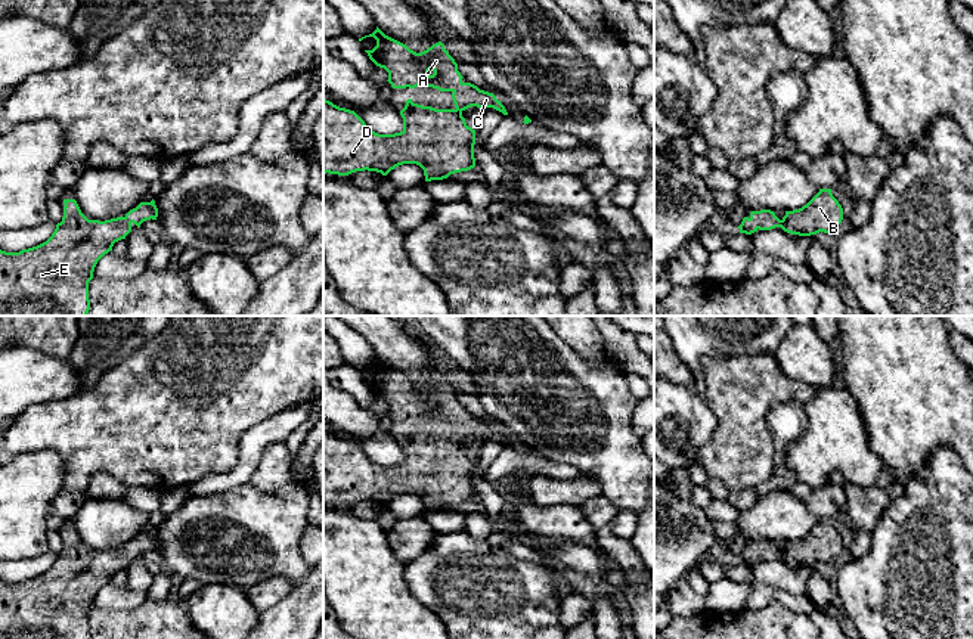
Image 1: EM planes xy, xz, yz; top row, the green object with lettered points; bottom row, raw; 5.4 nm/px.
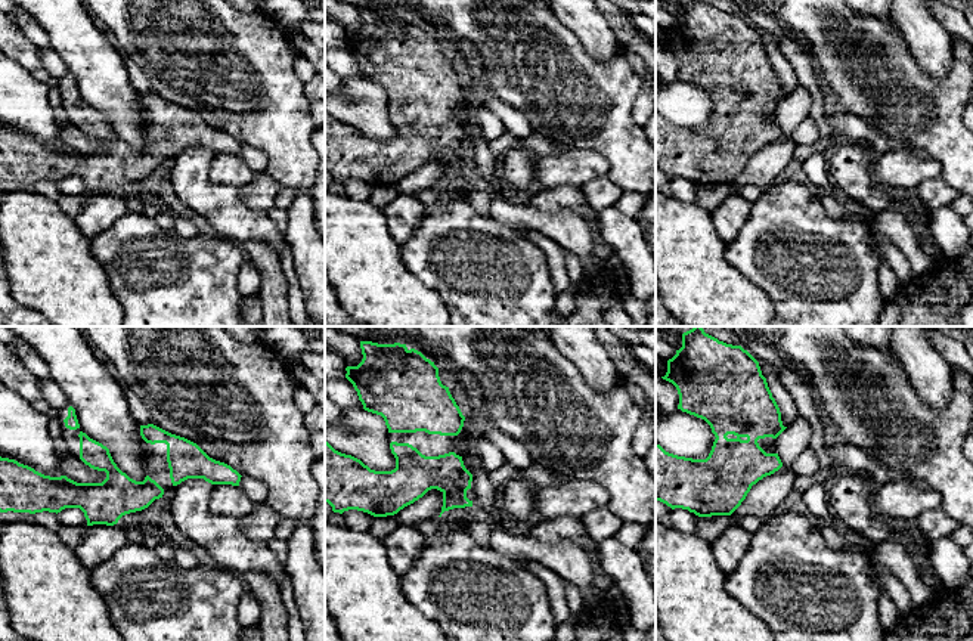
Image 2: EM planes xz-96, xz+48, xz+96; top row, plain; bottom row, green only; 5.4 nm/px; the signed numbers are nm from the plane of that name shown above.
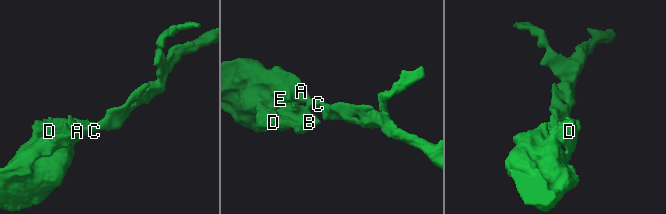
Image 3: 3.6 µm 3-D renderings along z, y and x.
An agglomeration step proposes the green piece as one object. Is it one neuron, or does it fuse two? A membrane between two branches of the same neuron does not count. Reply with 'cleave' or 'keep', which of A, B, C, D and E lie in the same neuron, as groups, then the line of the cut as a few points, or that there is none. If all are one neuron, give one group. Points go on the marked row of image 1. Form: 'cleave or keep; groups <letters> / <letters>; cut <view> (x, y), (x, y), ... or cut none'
keep; groups A B C D E; cut none

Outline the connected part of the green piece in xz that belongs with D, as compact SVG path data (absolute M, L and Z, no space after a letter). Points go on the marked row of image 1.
M378 27L359 41L366 37L374 37L377 46L365 52L388 72L393 89L425 86L450 91L455 108L436 109L408 99L400 111L403 130L378 134L354 111L323 99L323 174L348 176L368 170L387 176L399 165L416 164L424 170L425 182L431 182L474 168L475 130L467 125L462 112L477 106L508 115L501 100L464 83L458 63L441 41L416 53Z

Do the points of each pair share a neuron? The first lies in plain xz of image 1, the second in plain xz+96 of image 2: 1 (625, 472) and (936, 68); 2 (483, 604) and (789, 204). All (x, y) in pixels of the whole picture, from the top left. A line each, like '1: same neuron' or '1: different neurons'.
1: different neurons
2: same neuron

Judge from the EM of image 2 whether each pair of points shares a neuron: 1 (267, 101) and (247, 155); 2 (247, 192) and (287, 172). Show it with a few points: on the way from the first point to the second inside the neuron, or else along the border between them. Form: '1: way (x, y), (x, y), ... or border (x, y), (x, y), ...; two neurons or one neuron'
1: border (242, 144), (257, 148), (266, 157), (265, 170); two neurons
2: border (265, 170), (282, 186); two neurons

